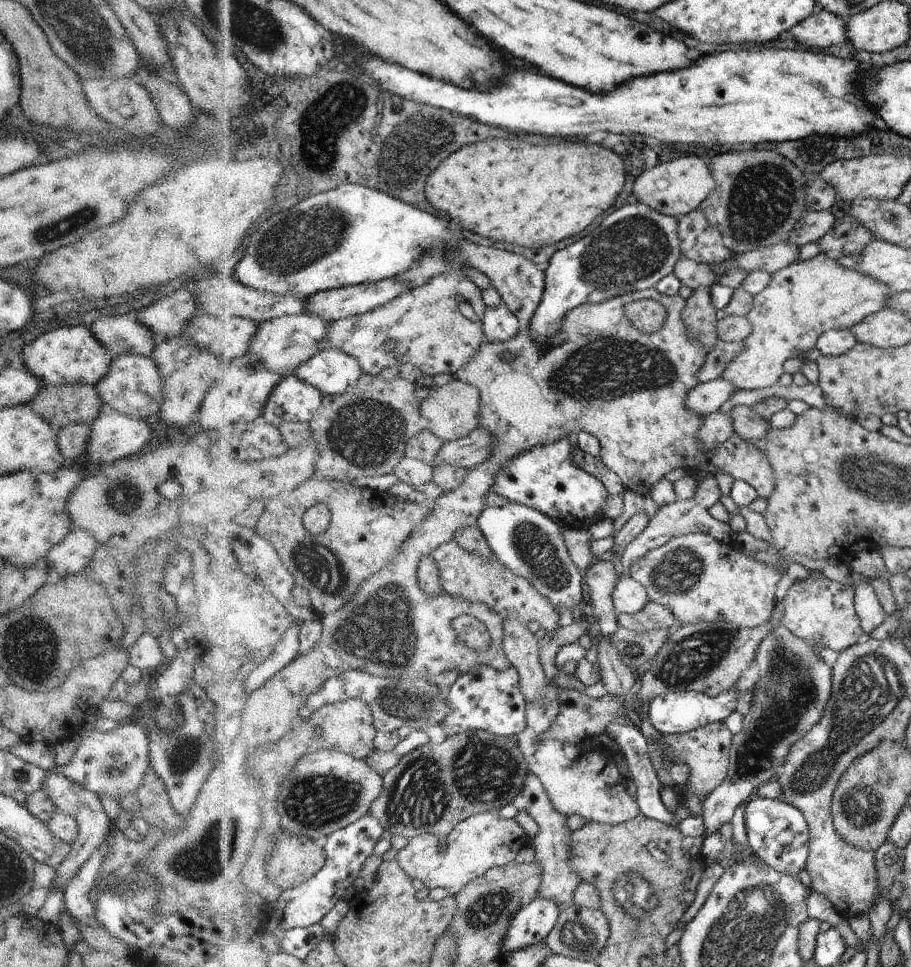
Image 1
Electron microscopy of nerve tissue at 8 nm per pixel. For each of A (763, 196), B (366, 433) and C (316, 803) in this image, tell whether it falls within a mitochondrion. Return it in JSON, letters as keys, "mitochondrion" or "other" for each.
{"A":"mitochondrion","B":"mitochondrion","C":"mitochondrion"}

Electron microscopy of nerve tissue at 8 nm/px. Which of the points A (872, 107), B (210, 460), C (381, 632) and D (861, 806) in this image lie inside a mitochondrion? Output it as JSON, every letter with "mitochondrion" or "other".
{"A":"other","B":"other","C":"mitochondrion","D":"mitochondrion"}

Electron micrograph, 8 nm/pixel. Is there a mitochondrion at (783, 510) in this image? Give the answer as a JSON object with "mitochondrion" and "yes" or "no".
{"mitochondrion":"no"}

